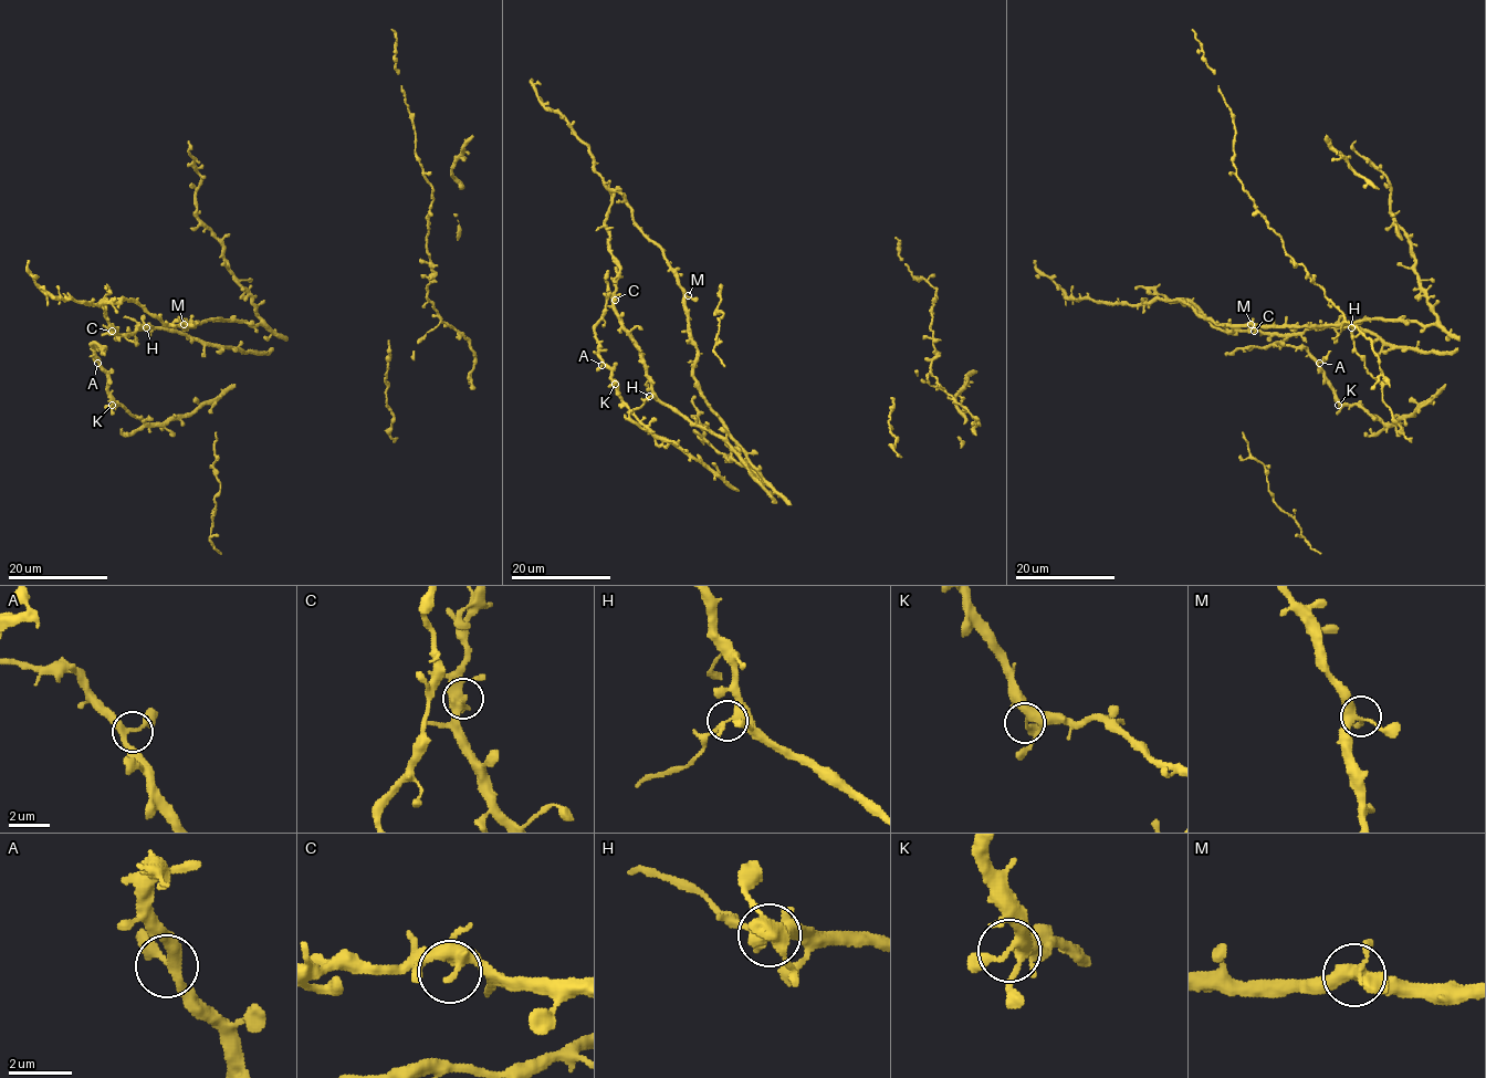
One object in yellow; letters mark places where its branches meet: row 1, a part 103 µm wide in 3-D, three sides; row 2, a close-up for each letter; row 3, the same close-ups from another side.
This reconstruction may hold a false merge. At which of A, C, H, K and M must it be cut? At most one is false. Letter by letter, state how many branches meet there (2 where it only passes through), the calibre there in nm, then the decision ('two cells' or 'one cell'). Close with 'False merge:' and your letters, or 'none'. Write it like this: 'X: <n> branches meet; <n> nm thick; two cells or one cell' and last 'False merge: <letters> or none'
A: 3 branches meet; 260 nm thick; one cell
C: 3 branches meet; 280 nm thick; one cell
H: 4 branches meet; 240 nm thick; two cells
K: 4 branches meet; 320 nm thick; one cell
M: 4 branches meet; 360 nm thick; one cell
False merge: H

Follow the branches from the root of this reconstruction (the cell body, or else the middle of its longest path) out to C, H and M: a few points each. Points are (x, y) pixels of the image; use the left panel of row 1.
C: (208, 320), (166, 325), (136, 301), (114, 302), (107, 293), (101, 301), (112, 331)
H: (208, 320), (166, 325), (136, 301), (114, 302), (110, 293), (101, 301), (112, 333), (146, 327)
M: (208, 320), (190, 325), (192, 326), (182, 326), (184, 324)

